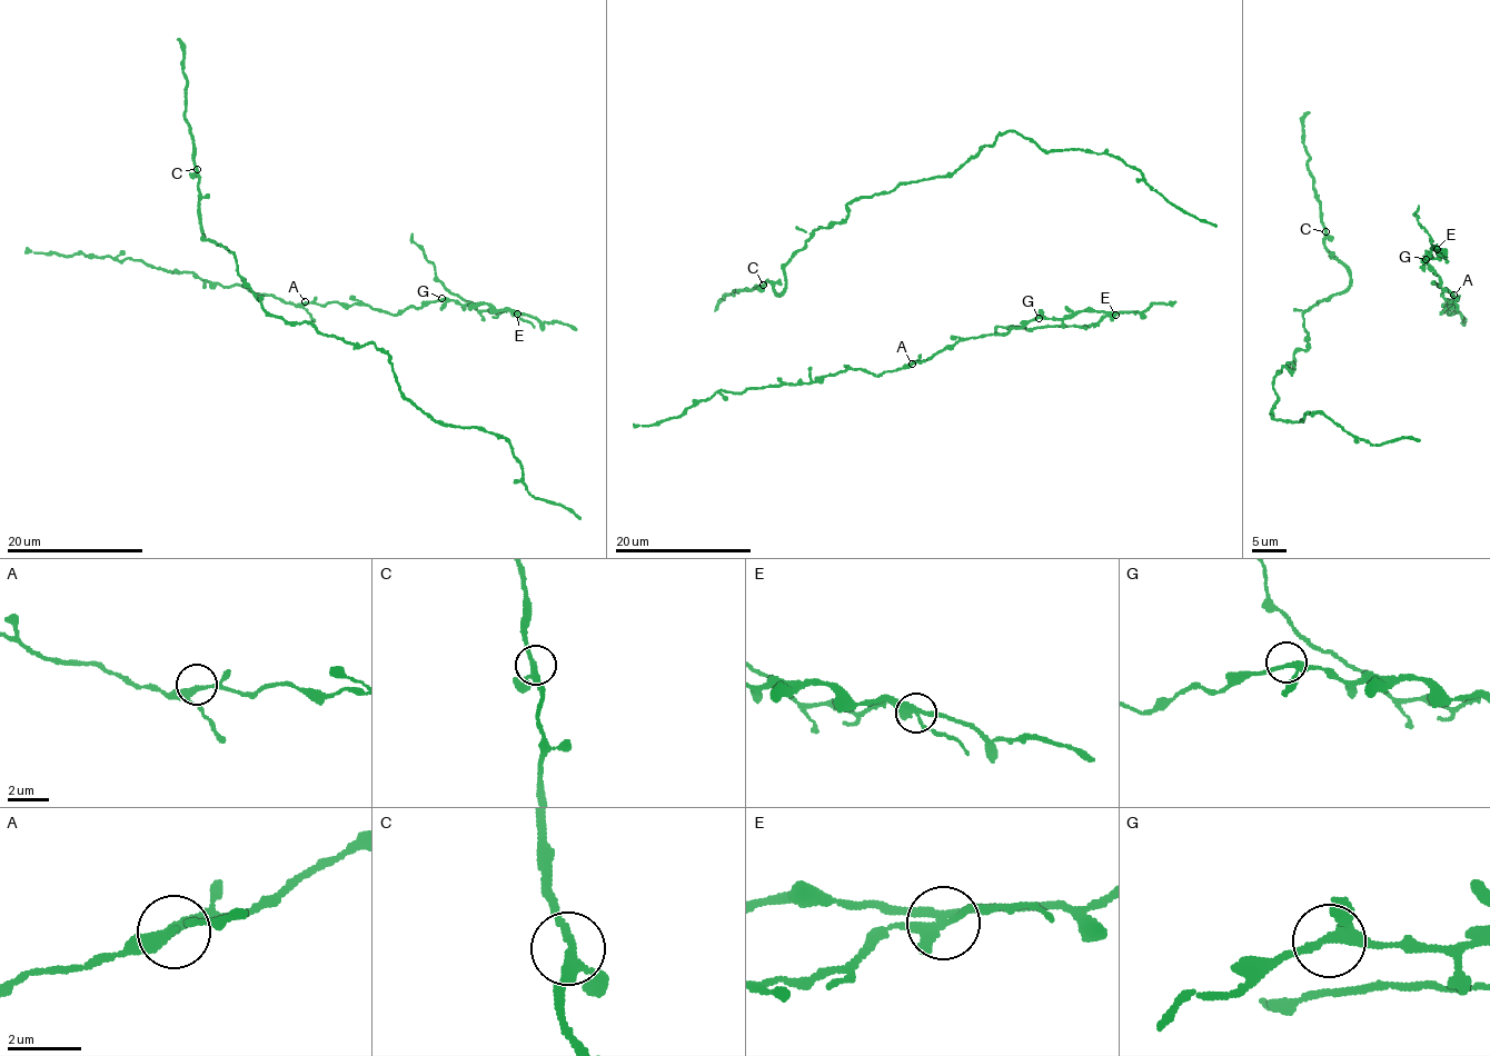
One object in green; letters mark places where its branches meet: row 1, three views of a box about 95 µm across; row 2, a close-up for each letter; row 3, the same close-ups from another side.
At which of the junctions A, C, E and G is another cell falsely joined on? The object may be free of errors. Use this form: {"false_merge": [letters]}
{"false_merge": ["E"]}

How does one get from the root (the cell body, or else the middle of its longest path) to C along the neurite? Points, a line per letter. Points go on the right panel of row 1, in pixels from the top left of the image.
C: (1337, 294), (1348, 287), (1350, 271), (1325, 248), (1325, 231)

